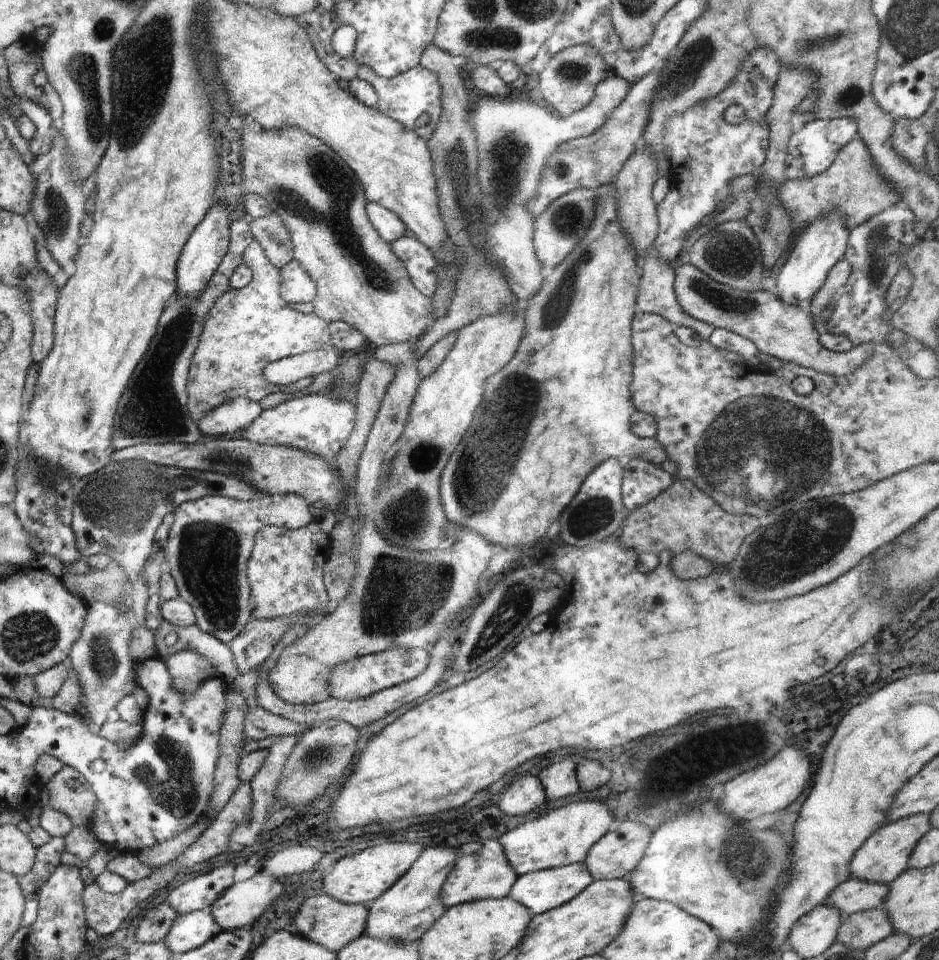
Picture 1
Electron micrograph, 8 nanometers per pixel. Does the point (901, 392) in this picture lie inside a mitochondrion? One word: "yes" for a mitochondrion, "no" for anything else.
no

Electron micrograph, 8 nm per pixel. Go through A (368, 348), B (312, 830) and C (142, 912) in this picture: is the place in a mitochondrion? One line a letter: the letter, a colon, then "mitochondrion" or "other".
A: other
B: other
C: other

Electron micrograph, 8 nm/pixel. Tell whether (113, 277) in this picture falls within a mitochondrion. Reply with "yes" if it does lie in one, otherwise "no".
no

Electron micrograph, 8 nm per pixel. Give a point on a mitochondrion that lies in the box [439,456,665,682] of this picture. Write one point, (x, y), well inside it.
(519, 597)

